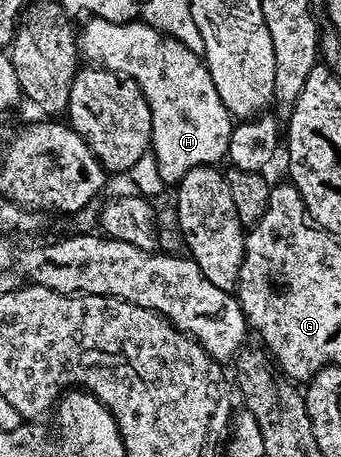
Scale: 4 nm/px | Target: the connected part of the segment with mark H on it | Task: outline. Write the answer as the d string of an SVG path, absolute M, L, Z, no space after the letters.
M90 17L83 23L86 24L80 27L78 36L81 58L87 64L103 67L114 71L123 79L136 81L136 85L144 93L152 113L152 154L166 185L178 184L184 173L188 173L188 169L218 165L221 164L221 159L223 162L227 158L226 150L234 132L235 120L230 111L224 109L224 101L220 101L220 93L216 93L216 85L212 85L205 58L199 52L143 21L113 23L107 19Z

